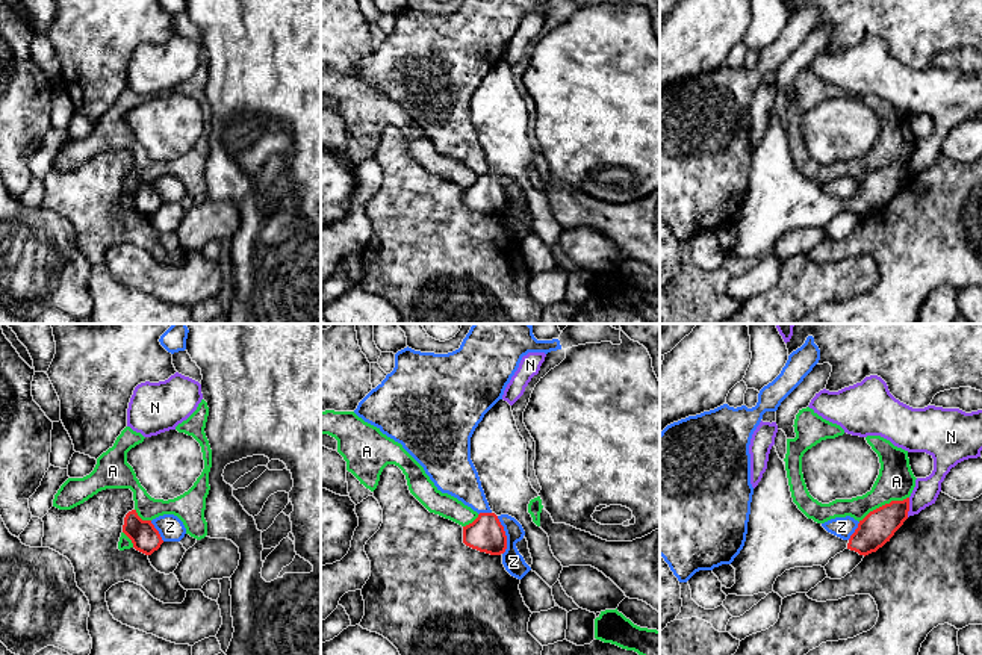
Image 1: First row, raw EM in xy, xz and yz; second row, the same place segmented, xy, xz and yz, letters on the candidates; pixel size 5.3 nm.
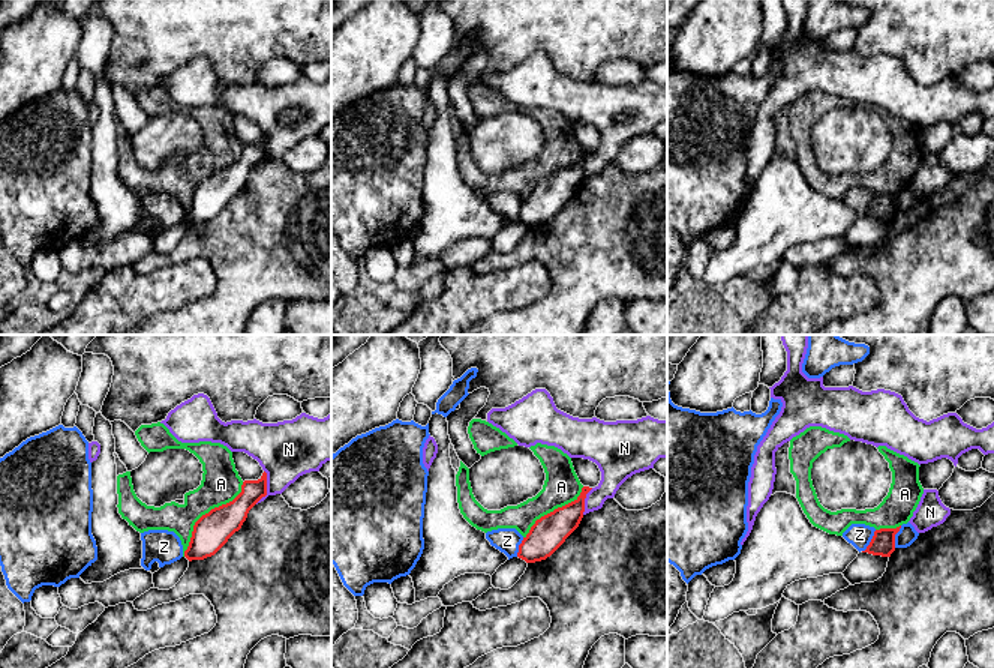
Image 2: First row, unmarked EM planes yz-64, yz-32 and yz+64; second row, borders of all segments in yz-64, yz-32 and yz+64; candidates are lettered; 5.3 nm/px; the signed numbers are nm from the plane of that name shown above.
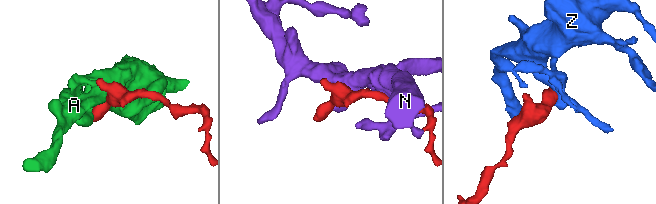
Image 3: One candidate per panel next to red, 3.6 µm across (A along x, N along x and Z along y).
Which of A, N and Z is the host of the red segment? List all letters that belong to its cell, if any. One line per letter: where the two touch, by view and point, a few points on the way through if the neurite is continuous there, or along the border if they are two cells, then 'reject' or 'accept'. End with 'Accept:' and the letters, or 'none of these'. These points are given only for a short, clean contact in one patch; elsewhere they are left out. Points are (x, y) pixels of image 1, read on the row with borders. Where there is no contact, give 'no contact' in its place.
A: yz (882, 505) | reject
N: yz (908, 507) | reject
Z: xz (506, 536) | along xz (497, 516), (506, 536), (506, 551), (503, 554) | reject
Accept: none of these

